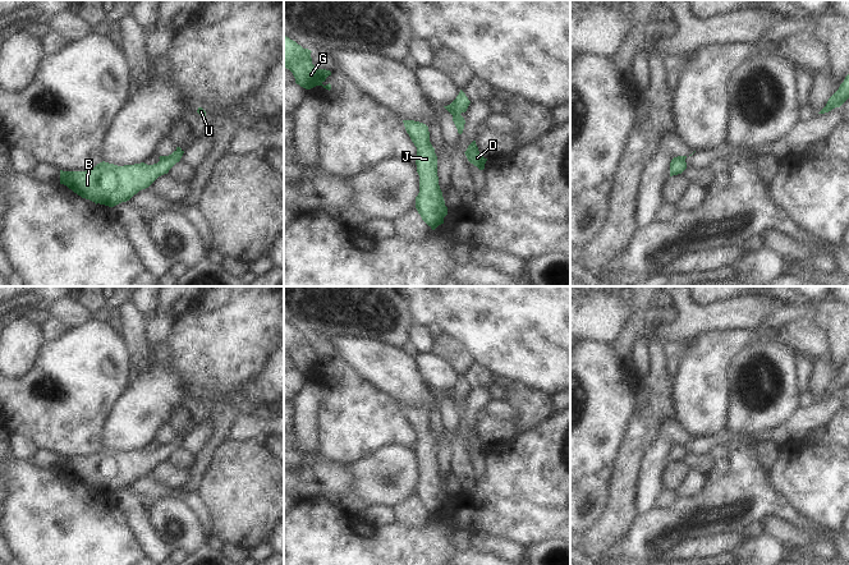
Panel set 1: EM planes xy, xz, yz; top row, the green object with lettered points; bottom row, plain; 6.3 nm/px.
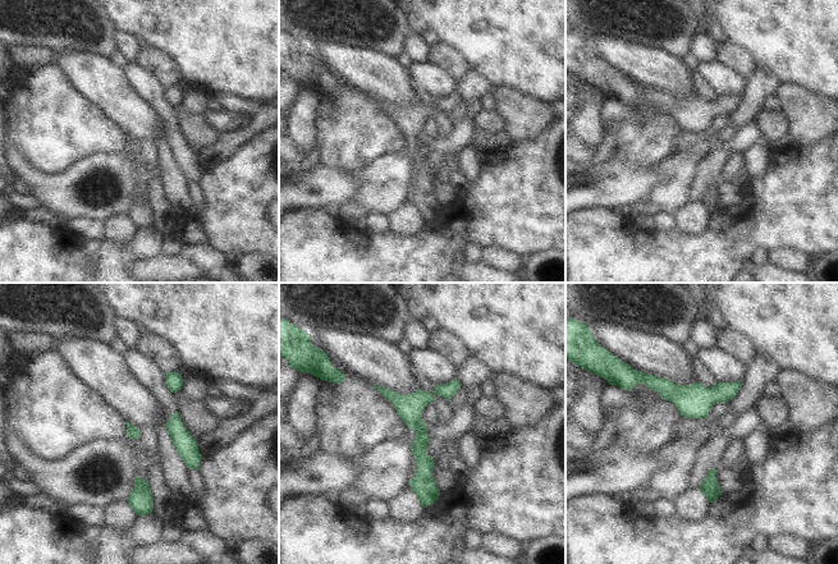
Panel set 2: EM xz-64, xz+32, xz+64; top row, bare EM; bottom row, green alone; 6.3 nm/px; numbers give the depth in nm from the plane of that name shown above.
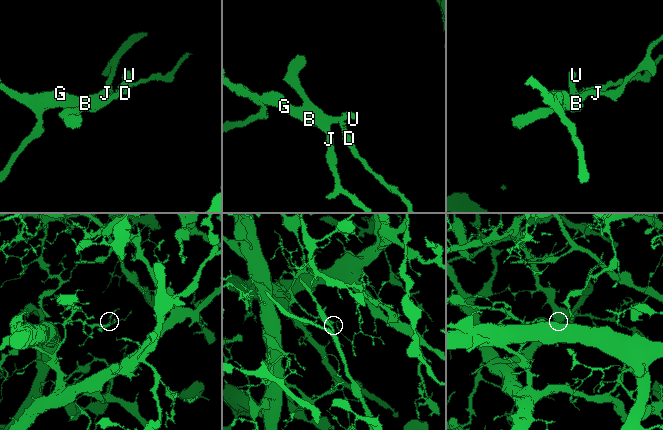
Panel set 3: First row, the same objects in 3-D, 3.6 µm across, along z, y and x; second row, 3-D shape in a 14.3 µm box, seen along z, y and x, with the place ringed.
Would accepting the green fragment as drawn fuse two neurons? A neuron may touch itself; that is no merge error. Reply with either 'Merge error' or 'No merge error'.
Merge error.

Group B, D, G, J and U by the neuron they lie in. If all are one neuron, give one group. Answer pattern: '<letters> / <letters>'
B G J U / D

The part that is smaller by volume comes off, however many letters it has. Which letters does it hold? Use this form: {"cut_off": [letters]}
{"cut_off": ["D"]}

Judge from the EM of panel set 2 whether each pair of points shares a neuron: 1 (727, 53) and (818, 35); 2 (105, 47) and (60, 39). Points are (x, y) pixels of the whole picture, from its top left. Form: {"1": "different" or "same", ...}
{"1": "different", "2": "same"}

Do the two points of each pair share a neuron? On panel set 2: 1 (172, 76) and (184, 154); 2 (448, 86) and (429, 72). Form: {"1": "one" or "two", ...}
{"1": "two", "2": "one"}

